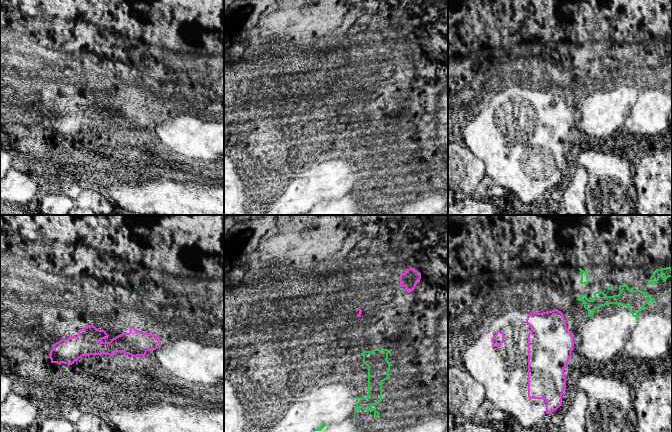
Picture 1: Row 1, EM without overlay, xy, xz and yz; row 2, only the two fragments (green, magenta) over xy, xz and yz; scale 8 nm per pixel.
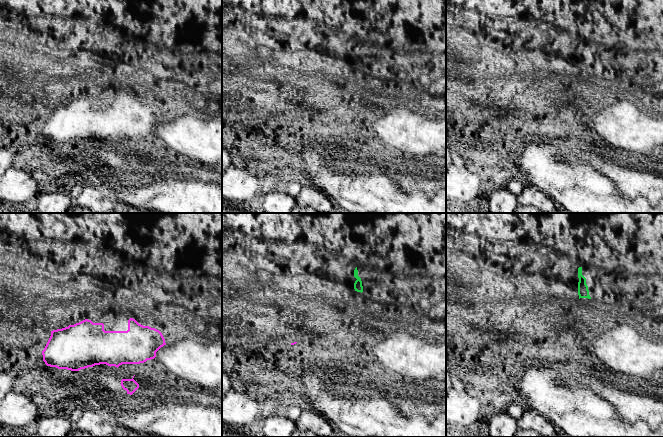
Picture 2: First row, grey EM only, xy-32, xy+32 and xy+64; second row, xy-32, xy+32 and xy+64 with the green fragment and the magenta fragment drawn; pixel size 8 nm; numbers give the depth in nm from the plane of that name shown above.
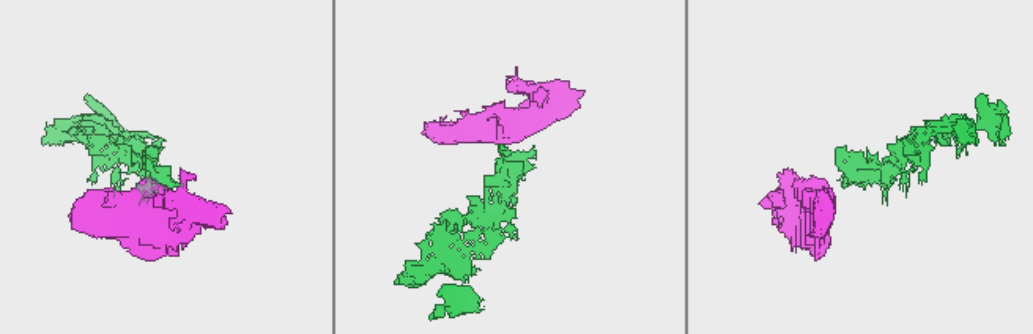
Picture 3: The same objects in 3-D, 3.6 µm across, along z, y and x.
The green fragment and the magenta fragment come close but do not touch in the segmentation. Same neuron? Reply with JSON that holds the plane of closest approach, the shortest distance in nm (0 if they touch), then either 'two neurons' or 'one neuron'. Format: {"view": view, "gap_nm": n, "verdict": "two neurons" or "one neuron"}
{"view": "yz", "gap_nm": 160, "verdict": "two neurons"}

